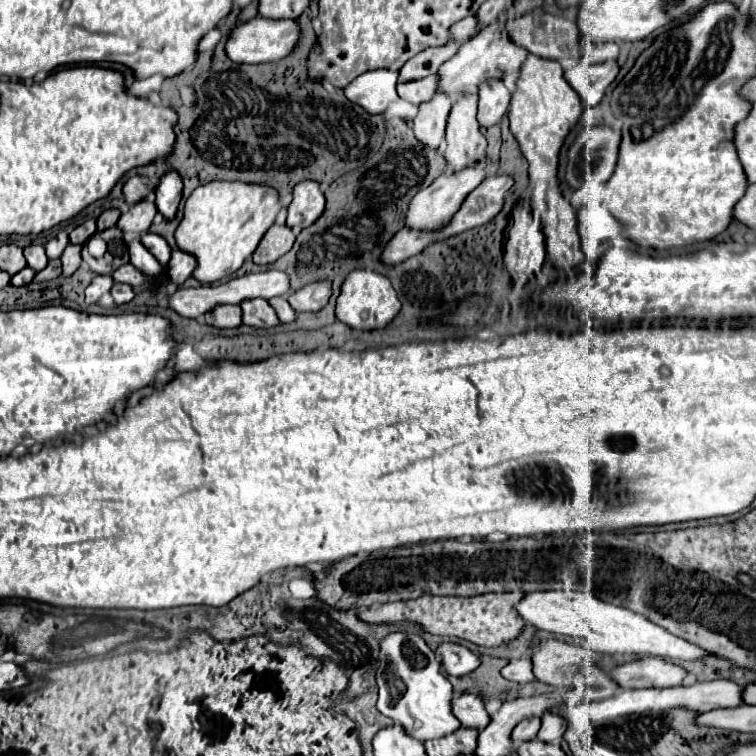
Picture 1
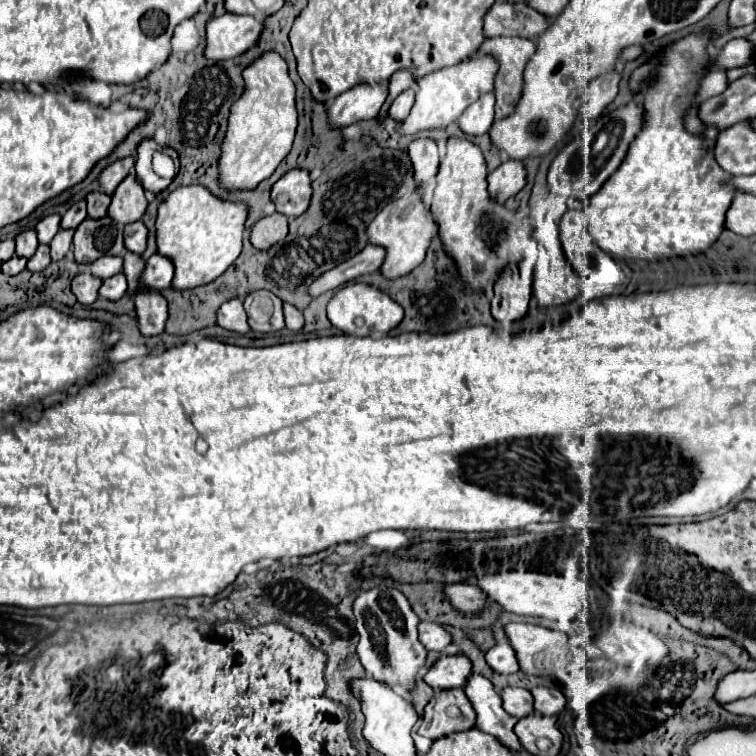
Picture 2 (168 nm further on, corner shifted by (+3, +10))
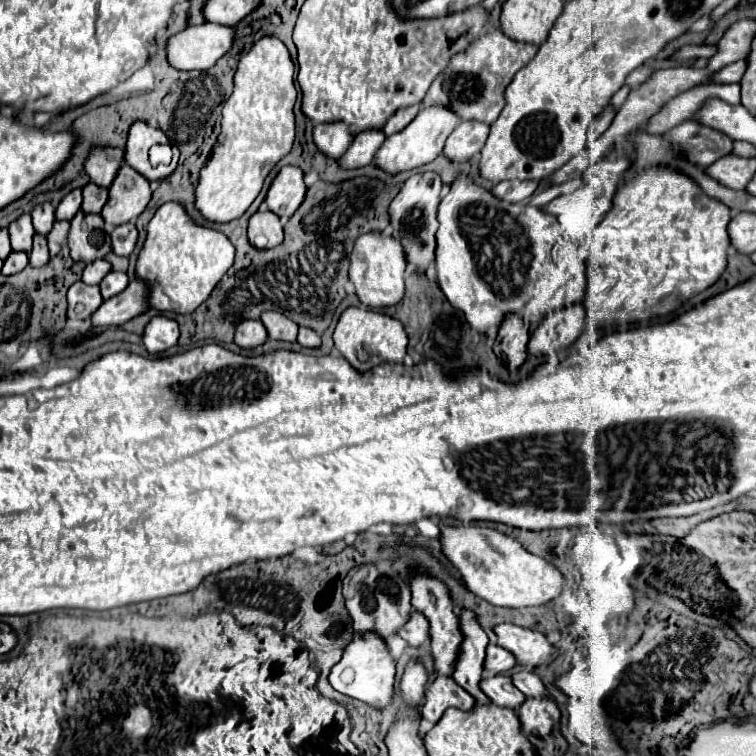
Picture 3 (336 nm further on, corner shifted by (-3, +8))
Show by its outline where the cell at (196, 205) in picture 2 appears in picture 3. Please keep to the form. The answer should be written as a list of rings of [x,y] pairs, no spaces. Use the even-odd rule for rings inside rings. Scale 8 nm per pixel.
[[[164,203],[148,223],[148,233],[136,261],[136,279],[148,285],[148,307],[158,313],[188,315],[204,303],[222,275],[234,263],[234,247],[208,227],[194,225],[180,203]]]

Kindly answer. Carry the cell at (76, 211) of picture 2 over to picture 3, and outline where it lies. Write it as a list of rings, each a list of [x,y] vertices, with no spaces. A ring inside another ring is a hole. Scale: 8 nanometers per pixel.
[[[74,189],[70,191],[66,197],[62,197],[62,201],[58,203],[56,207],[56,219],[62,221],[70,221],[78,211],[80,211],[80,205],[82,205],[82,195],[80,195],[80,189]]]

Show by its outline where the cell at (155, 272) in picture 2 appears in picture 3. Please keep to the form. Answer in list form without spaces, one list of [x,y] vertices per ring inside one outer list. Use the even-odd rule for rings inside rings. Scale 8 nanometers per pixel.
[[[132,279],[126,291],[106,299],[98,307],[98,311],[90,319],[92,327],[86,331],[86,335],[96,335],[98,327],[122,325],[146,309],[148,309],[146,307],[146,285],[138,279]]]

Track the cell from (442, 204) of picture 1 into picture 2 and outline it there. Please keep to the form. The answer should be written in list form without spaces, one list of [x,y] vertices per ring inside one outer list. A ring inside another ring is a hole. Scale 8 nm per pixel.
[[[420,189],[388,203],[368,225],[368,241],[386,247],[386,261],[380,267],[380,271],[388,279],[414,271],[424,261],[426,251],[434,237],[436,237],[436,219],[432,217],[432,209],[428,209]]]

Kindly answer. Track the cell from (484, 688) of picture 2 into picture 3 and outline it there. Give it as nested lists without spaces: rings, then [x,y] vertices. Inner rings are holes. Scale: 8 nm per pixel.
[[[460,609],[458,619],[460,619],[460,631],[464,635],[464,641],[462,641],[458,663],[454,663],[454,681],[462,685],[474,699],[478,699],[478,703],[488,703],[490,699],[478,687],[484,669],[482,663],[488,645],[488,635],[480,627],[474,611]]]

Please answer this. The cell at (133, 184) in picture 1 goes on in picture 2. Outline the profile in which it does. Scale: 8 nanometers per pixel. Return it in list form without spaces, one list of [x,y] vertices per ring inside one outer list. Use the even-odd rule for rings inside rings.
[[[126,157],[126,159],[120,159],[116,163],[112,163],[110,167],[106,167],[100,175],[100,181],[106,189],[108,195],[112,195],[116,191],[116,185],[120,185],[120,181],[124,181],[124,177],[128,177],[134,169],[134,157]]]

